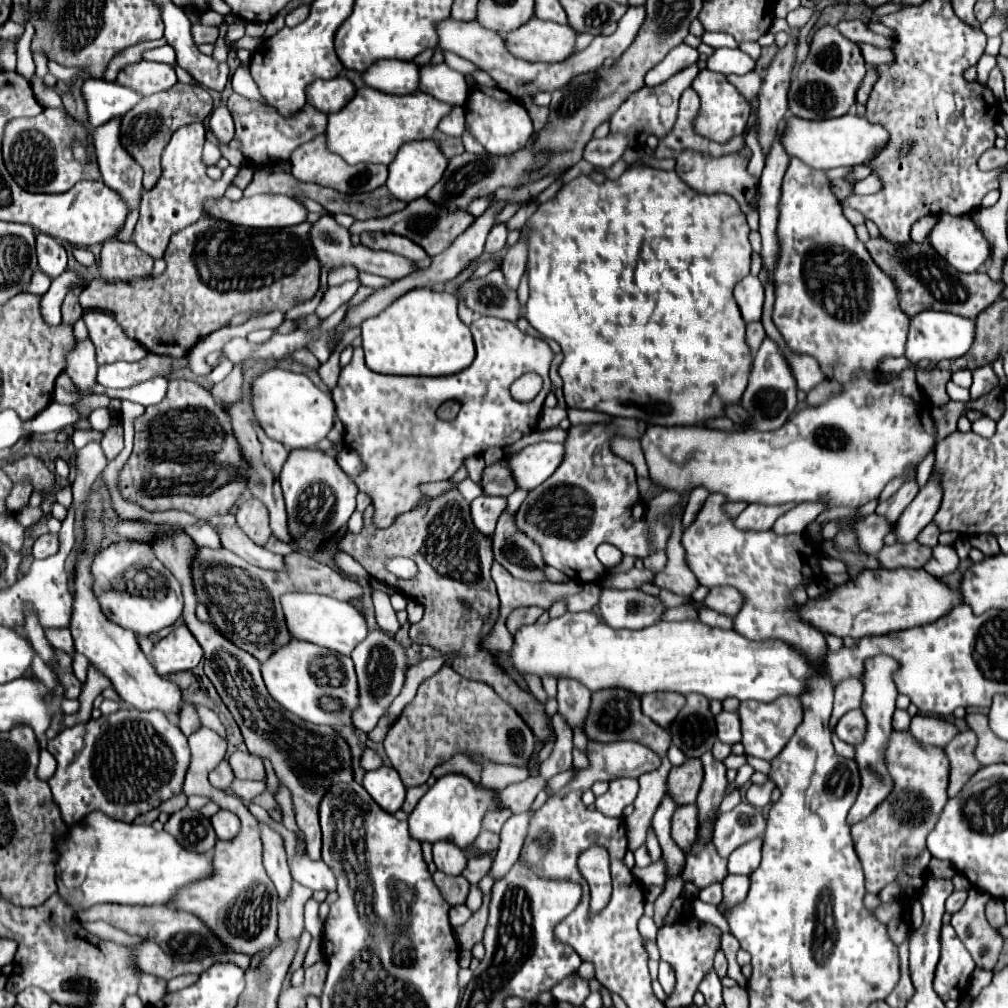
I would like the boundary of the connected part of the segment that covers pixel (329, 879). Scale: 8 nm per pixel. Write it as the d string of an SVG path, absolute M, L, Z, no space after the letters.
M255 803L249 805L249 811L259 821L265 821L265 823L273 825L273 829L277 829L283 835L285 849L287 849L287 859L289 859L289 865L291 865L291 875L293 875L295 881L299 881L301 885L305 885L305 887L309 887L313 891L319 891L319 889L335 891L337 889L337 879L335 879L333 871L323 861L311 861L305 855L305 841L303 841L303 837L301 839L293 839L293 835L289 835L289 831L285 831L285 827L281 823L273 821L267 815L267 811L261 809Z

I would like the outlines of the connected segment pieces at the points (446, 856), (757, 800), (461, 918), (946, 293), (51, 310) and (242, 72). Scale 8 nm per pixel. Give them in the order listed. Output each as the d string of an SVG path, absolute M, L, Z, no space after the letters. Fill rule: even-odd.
M437 841L433 843L433 861L439 871L447 875L461 875L467 865L467 855L451 841Z
M767 781L765 785L749 785L745 791L745 799L755 805L755 807L767 807L771 801L771 791L773 791L773 783Z
M455 905L449 911L449 921L453 927L457 927L457 925L463 925L465 921L469 921L471 915L473 915L473 911L467 905Z
M879 235L879 237L869 237L865 247L871 253L871 259L877 263L877 267L895 283L899 291L899 307L909 317L925 309L935 309L975 319L1001 295L1001 289L1005 287L1003 283L1001 285L993 283L987 273L957 271L931 247L929 241L891 243L883 235Z
M65 271L57 279L53 279L49 291L41 297L41 319L47 325L61 323L61 303L65 299L65 291L69 289L69 283L73 283L73 279L77 279L77 283L81 283L81 285L85 283L75 271Z
M243 65L237 67L237 71L235 71L233 77L231 77L231 83L233 83L233 91L235 91L235 93L245 95L245 97L249 97L249 99L257 99L257 101L263 103L261 95L257 95L257 85L255 85L255 81L253 81L253 77L251 77L251 71L249 71L247 67L243 67Z

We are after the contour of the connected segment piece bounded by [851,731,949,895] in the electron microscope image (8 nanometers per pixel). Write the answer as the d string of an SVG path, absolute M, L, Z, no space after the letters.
M893 731L885 757L889 773L895 779L893 795L889 795L889 799L885 799L885 803L869 815L869 819L851 827L855 851L865 871L865 889L873 895L897 877L897 863L901 863L901 855L909 855L909 851L921 851L921 847L925 847L925 839L929 831L933 831L941 807L947 803L949 781L949 761L945 753L937 747L917 743L909 731Z

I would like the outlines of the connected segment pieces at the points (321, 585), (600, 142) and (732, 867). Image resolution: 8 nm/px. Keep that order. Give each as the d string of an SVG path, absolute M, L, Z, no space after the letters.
M195 545L195 555L191 559L191 581L197 595L197 601L203 603L209 611L211 625L233 645L253 655L259 663L265 663L277 649L285 647L291 641L291 633L285 623L281 609L281 595L289 591L307 591L307 593L327 593L339 601L361 601L363 589L355 579L331 569L309 555L289 553L283 557L283 571L265 571L259 569L239 555L233 555L225 547L209 549Z
M609 133L603 139L591 139L585 145L583 159L593 163L595 167L611 167L615 161L621 159L625 149L629 147L629 135L627 133Z
M755 837L745 845L737 847L729 855L729 873L751 875L761 863L761 845L763 845L763 837Z

